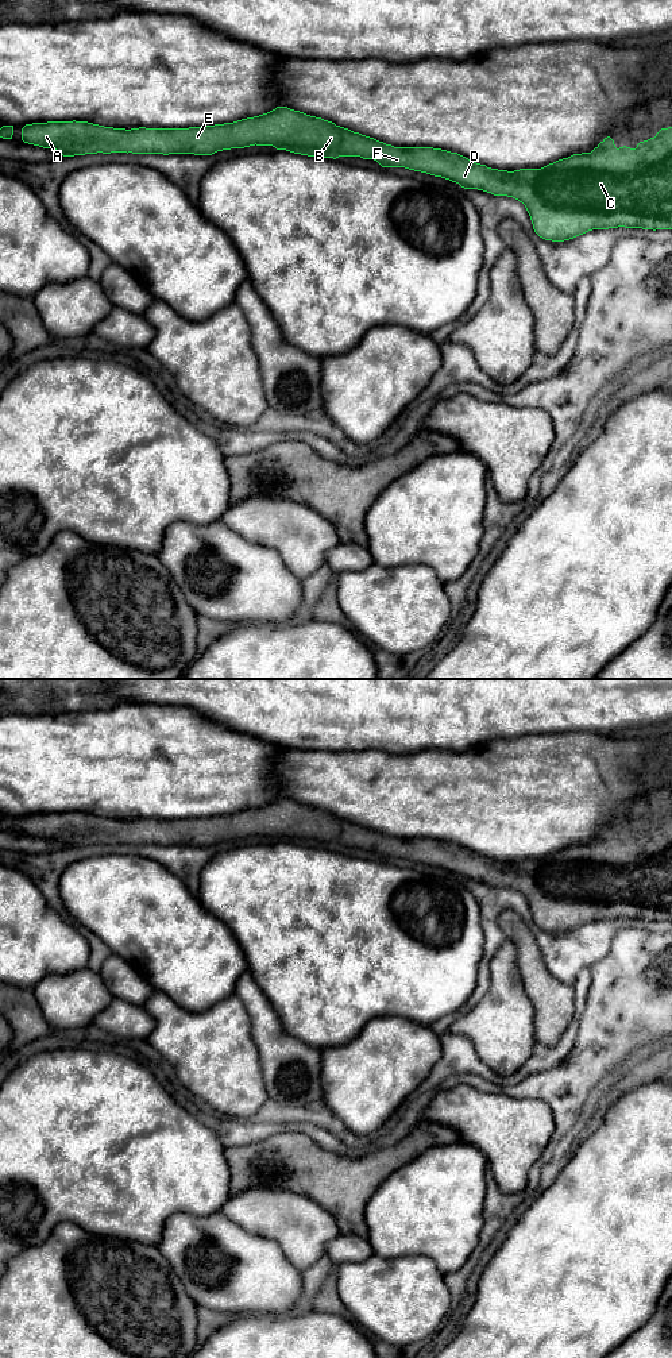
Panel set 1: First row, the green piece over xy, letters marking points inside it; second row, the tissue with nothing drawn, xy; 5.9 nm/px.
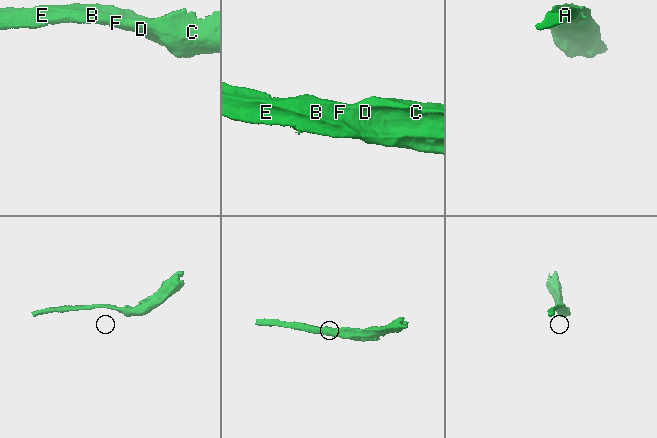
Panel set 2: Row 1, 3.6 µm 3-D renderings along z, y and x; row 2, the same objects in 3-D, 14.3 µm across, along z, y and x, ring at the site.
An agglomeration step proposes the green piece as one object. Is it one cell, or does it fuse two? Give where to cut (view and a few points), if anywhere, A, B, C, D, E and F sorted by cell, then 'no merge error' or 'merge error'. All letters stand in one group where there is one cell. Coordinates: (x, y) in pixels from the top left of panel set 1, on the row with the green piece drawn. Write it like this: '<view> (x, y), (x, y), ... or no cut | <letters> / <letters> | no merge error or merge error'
no cut | A B C D E F | no merge error

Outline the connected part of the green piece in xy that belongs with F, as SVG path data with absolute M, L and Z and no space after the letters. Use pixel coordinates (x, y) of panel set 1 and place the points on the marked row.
M287 107L233 123L189 128L125 130L76 120L32 123L22 128L22 140L57 150L63 157L97 153L212 155L255 144L308 157L360 157L374 159L382 167L405 167L449 180L464 189L513 197L525 205L534 232L545 240L564 242L592 229L618 227L672 229L672 127L661 128L654 138L640 142L636 148L617 148L607 136L591 153L573 154L541 169L514 171L491 169L441 148L394 147Z

